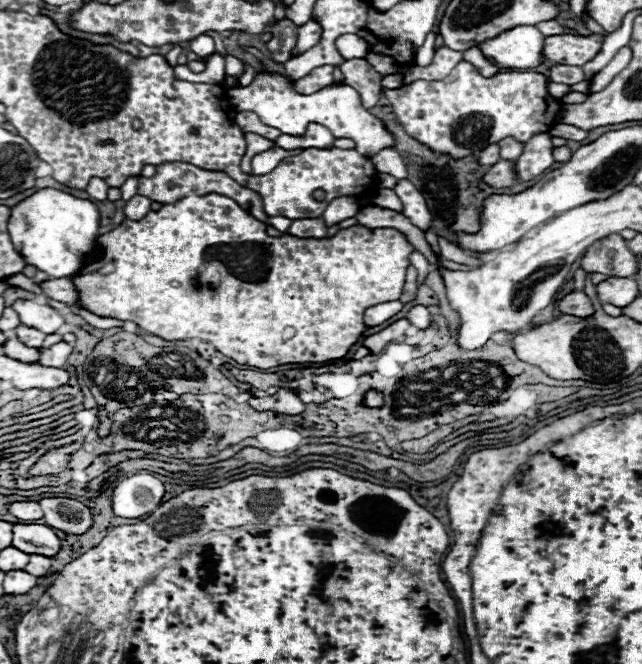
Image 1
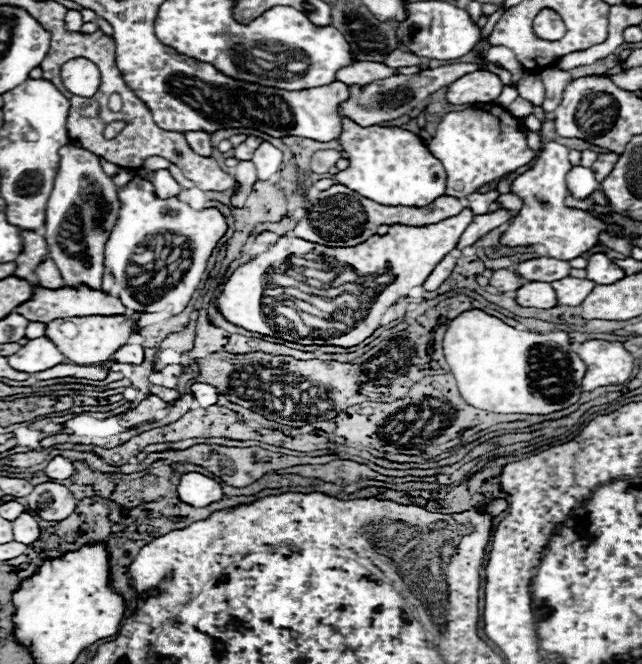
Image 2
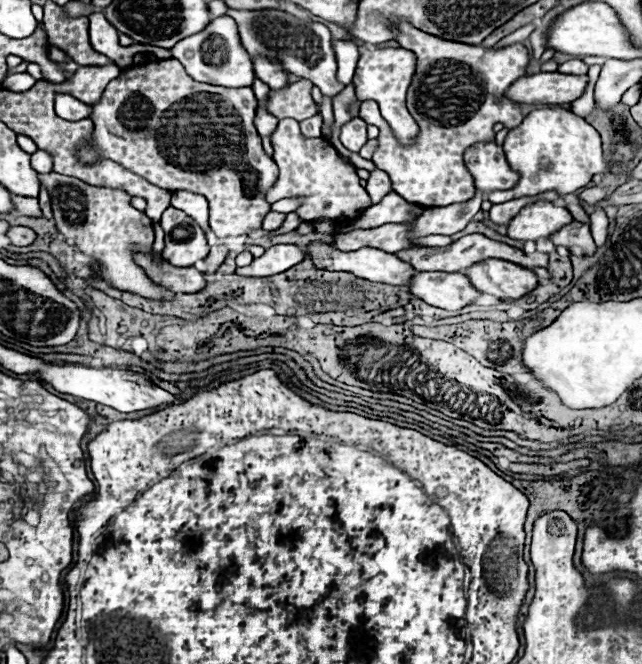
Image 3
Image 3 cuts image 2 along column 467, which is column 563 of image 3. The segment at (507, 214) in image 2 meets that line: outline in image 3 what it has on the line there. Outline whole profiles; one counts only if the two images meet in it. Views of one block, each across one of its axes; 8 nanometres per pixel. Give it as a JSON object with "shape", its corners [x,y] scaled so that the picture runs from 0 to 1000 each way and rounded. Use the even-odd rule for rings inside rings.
{"shape":[[[894,334],[888,337],[888,343],[875,343],[875,349],[866,349],[860,355],[860,364],[866,370],[879,370],[879,373],[891,373],[891,370],[900,370],[907,373],[910,383],[916,386],[925,386],[928,383],[928,367],[919,355],[919,340],[913,337],[903,337],[903,334]]]}

